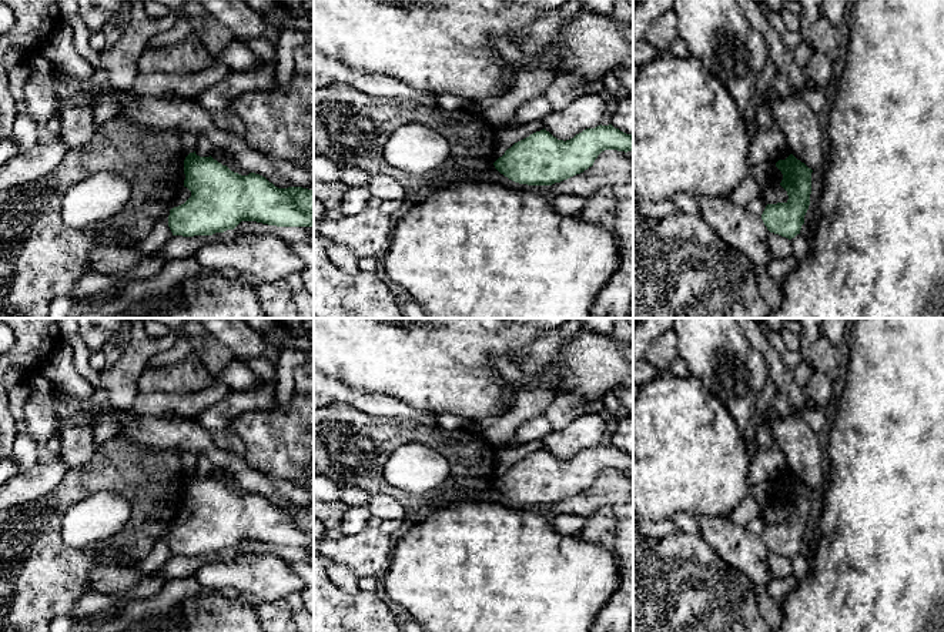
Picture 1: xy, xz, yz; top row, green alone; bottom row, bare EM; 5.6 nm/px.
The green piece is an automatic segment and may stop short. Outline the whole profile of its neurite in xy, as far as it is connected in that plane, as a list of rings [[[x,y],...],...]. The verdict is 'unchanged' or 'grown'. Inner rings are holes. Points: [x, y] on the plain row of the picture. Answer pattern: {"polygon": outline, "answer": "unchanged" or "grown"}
{"polygon": [[[195,471],[185,476],[184,494],[191,516],[170,529],[173,555],[212,555],[234,549],[241,541],[314,546],[312,509],[278,508],[260,494],[241,495]]], "answer": "unchanged"}

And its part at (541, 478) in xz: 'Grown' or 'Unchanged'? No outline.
Unchanged

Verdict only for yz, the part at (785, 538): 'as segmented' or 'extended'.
as segmented

